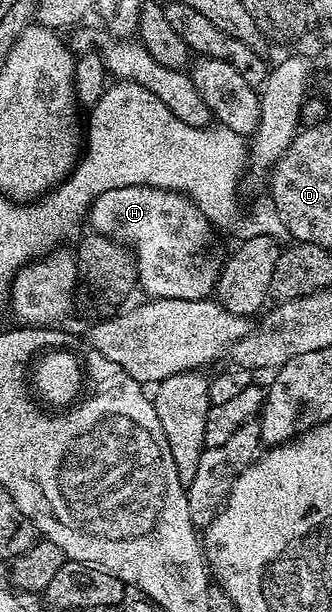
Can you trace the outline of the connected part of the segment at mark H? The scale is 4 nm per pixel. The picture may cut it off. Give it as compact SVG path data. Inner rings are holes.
M129 185L125 189L109 189L97 200L99 207L91 207L95 210L95 223L90 230L130 247L144 296L205 299L214 292L221 263L207 252L213 223L188 195L149 185Z

